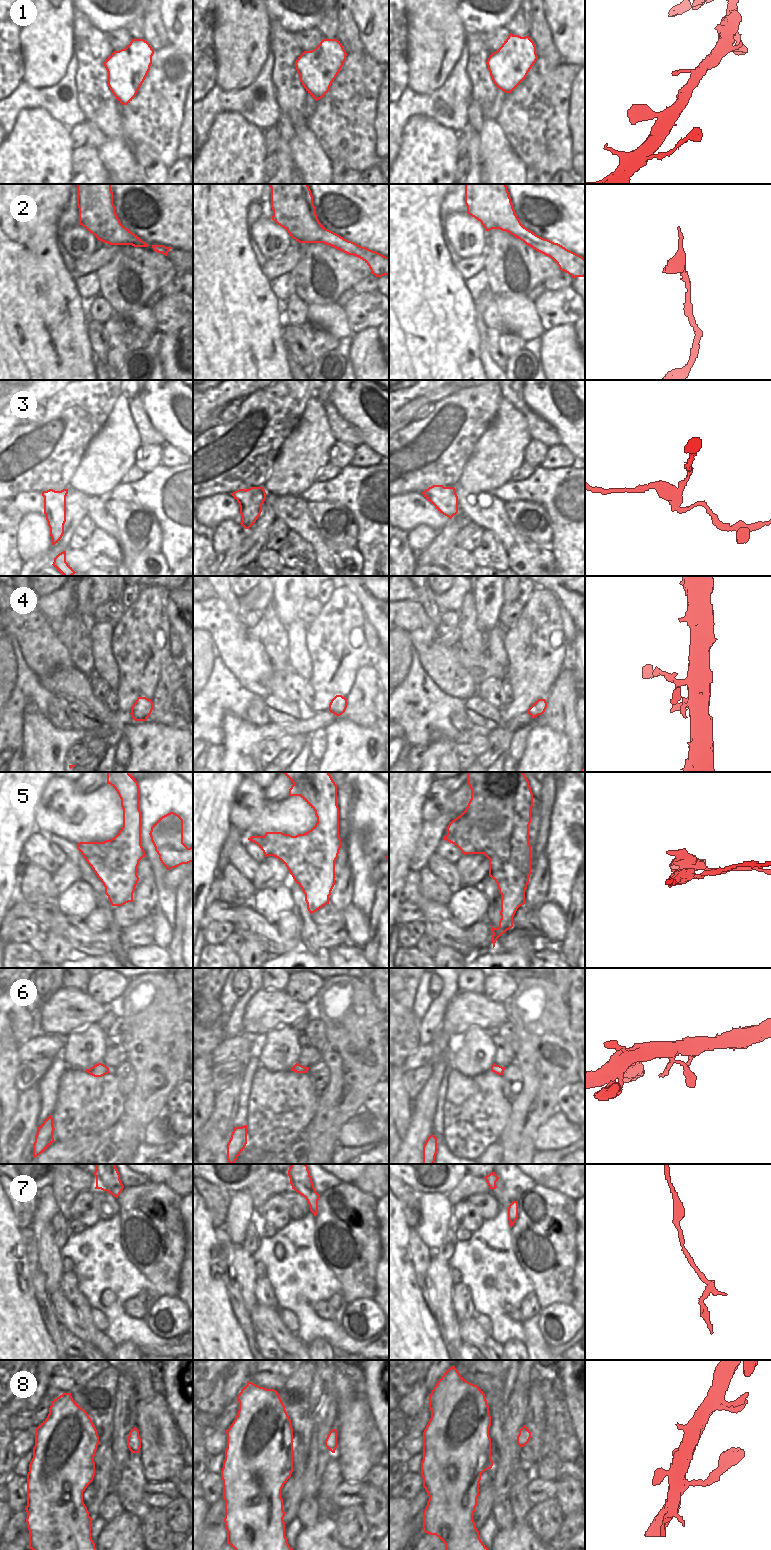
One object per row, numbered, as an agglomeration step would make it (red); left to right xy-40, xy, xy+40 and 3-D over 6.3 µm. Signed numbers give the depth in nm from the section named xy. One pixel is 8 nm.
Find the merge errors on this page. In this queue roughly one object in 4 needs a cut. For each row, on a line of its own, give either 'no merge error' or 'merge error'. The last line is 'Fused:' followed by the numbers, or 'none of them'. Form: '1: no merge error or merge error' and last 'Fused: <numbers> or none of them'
1: no merge error
2: no merge error
3: merge error
4: no merge error
5: merge error
6: no merge error
7: no merge error
8: no merge error
Fused: 3, 5

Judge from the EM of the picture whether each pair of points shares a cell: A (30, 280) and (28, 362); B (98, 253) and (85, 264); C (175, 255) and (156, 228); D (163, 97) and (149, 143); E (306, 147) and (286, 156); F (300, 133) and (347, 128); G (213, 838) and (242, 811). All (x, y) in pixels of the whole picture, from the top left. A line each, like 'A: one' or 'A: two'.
A: one
B: one
C: two
D: one
E: two
F: two
G: two

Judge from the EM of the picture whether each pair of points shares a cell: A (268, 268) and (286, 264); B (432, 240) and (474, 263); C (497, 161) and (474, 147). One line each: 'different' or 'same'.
A: same
B: different
C: different

